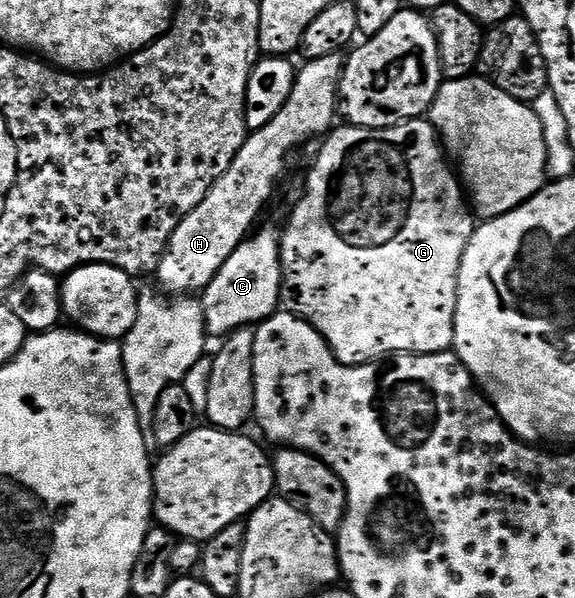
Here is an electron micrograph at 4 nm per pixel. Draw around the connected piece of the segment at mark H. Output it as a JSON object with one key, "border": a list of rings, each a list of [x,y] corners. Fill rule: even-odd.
{"border":[[[340,54],[305,61],[305,66],[297,69],[296,83],[282,112],[278,112],[270,124],[249,133],[238,156],[234,156],[228,171],[210,188],[202,204],[198,204],[198,208],[194,208],[194,212],[190,212],[190,216],[174,228],[174,236],[170,236],[155,273],[169,295],[192,296],[208,287],[210,280],[218,276],[222,264],[226,264],[245,238],[253,233],[257,225],[256,217],[271,198],[288,153],[295,146],[311,138],[319,139],[333,129],[337,121],[335,118],[338,118],[338,95],[344,63],[345,59]]]}

